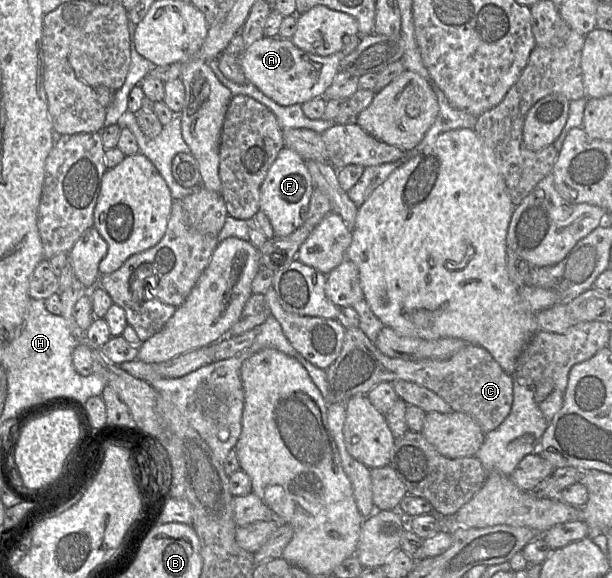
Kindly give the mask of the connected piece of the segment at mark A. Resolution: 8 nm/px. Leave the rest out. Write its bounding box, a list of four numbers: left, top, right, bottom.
[240,36,345,106]

